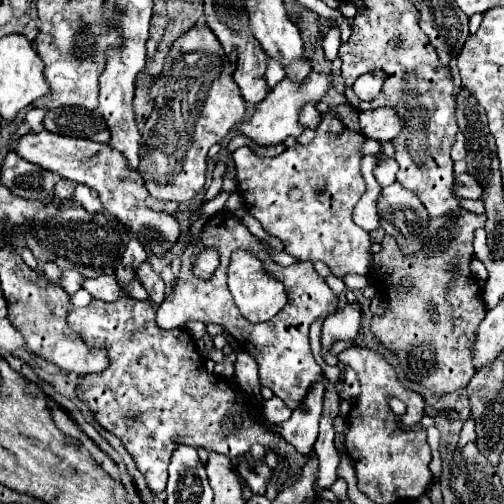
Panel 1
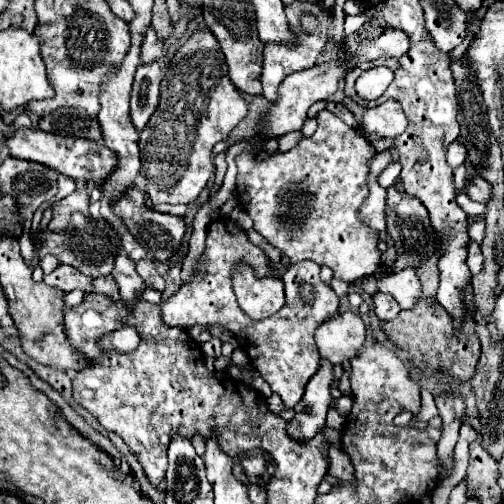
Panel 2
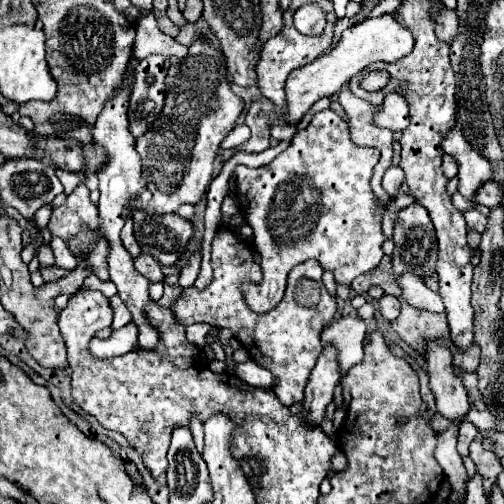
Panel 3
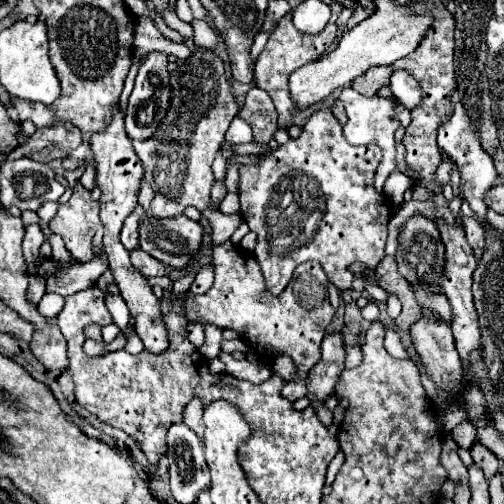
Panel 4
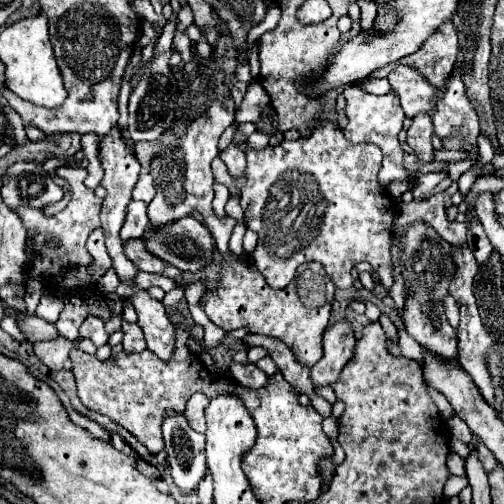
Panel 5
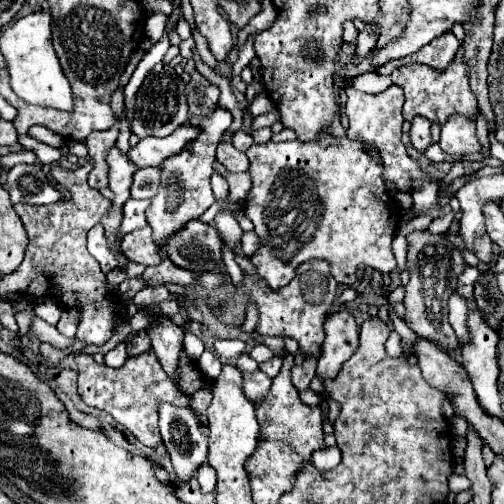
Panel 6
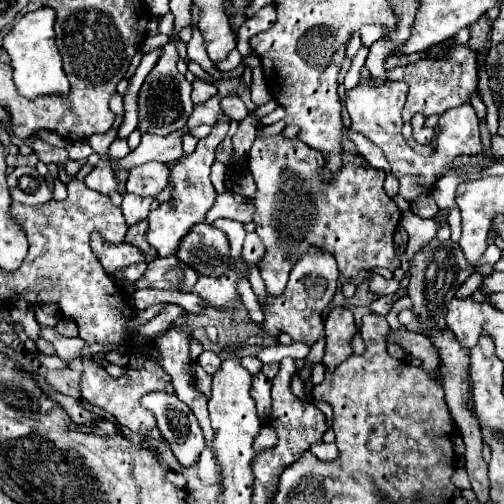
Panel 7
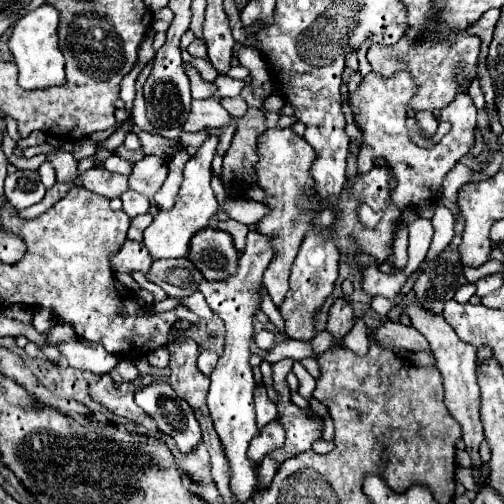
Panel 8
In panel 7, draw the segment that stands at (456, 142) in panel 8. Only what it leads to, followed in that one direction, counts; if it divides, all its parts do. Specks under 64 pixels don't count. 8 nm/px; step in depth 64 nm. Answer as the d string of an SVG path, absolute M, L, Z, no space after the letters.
M370 80L360 82L356 88L348 90L346 110L352 118L352 128L362 132L370 142L382 148L386 160L390 162L392 174L400 182L400 196L408 202L416 200L420 194L430 194L436 188L436 182L448 170L456 156L478 155L483 152L480 139L479 120L472 104L462 104L460 108L452 108L440 116L440 136L436 150L428 156L418 154L402 136L402 106L408 96L408 86L400 80L386 80L382 84Z

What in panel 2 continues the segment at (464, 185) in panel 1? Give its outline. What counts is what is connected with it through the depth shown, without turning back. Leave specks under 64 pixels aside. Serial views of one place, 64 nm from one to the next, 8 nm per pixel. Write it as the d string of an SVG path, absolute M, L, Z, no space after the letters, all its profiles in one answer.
M472 178L468 184L466 184L468 188L466 188L466 194L472 198L472 200L476 200L476 202L484 202L484 204L488 204L488 200L492 198L492 186L484 180L484 178Z

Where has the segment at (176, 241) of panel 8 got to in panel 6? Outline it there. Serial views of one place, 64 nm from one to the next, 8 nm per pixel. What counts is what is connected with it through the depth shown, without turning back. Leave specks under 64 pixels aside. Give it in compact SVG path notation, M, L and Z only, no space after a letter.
M192 72L192 80L188 82L188 106L189 119L194 114L200 114L200 109L202 114L208 110L208 119L205 115L205 120L196 125L202 130L202 134L192 142L192 146L188 150L182 150L180 154L168 158L162 164L160 192L152 198L152 204L146 210L148 224L152 226L152 238L154 238L154 244L158 244L158 248L162 248L168 238L172 238L176 232L180 232L180 228L184 228L184 224L200 218L216 200L212 194L212 186L210 186L210 176L214 172L212 164L216 160L216 146L230 127L232 115L228 110L219 107L218 88L212 86L204 76L194 74L194 72Z

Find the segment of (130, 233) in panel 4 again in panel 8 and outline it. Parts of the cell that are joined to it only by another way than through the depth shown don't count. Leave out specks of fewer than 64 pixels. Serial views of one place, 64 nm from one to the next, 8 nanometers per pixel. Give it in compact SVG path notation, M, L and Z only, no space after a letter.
M126 190L120 198L122 198L122 202L124 202L124 212L126 212L130 218L134 218L134 216L138 216L138 214L146 214L148 208L150 208L148 198L142 196L142 194L138 194L138 192L134 192L134 190Z

